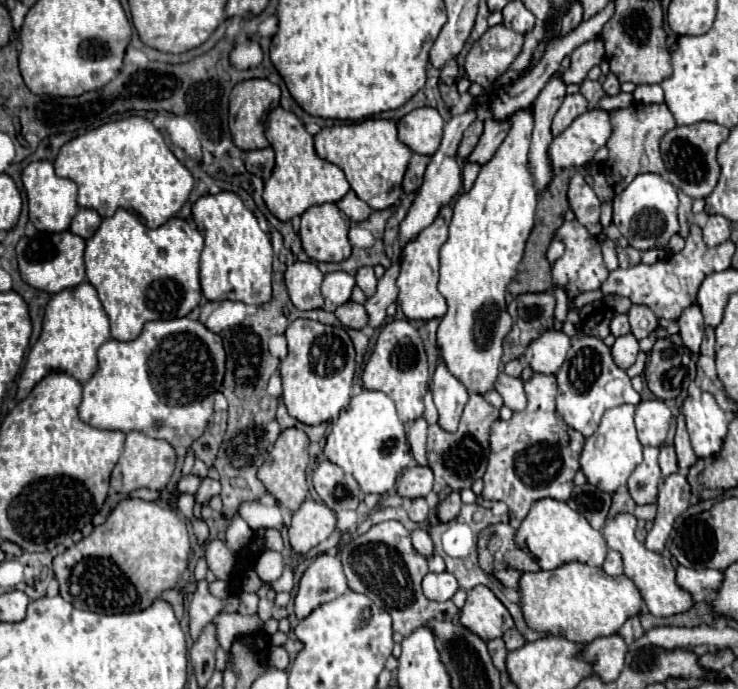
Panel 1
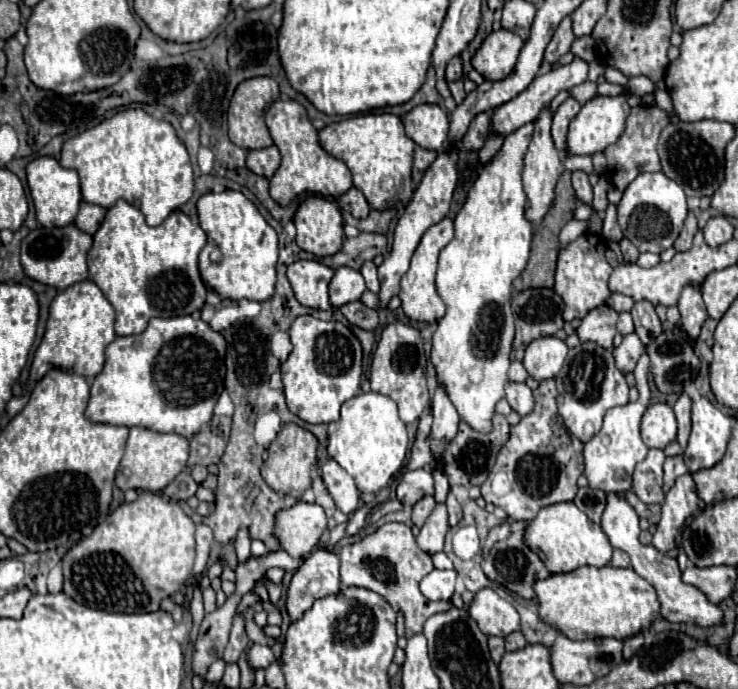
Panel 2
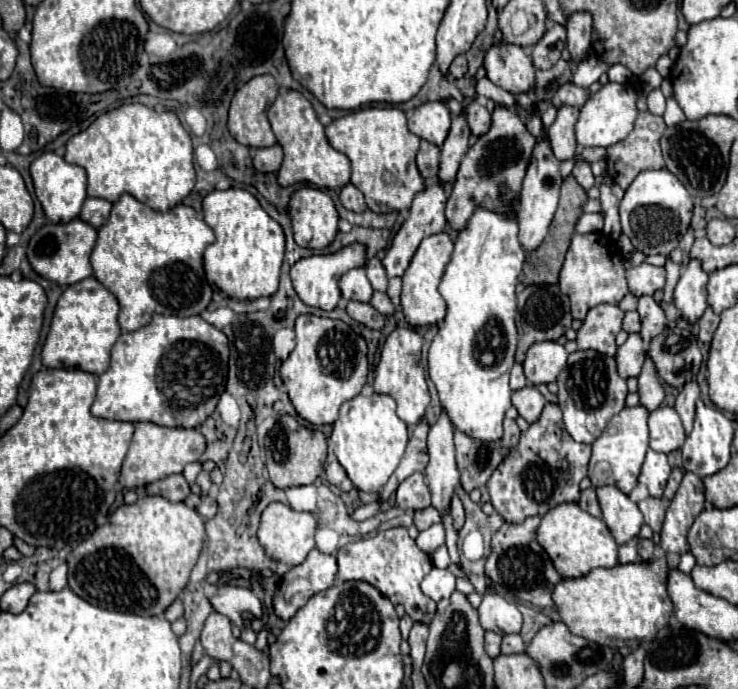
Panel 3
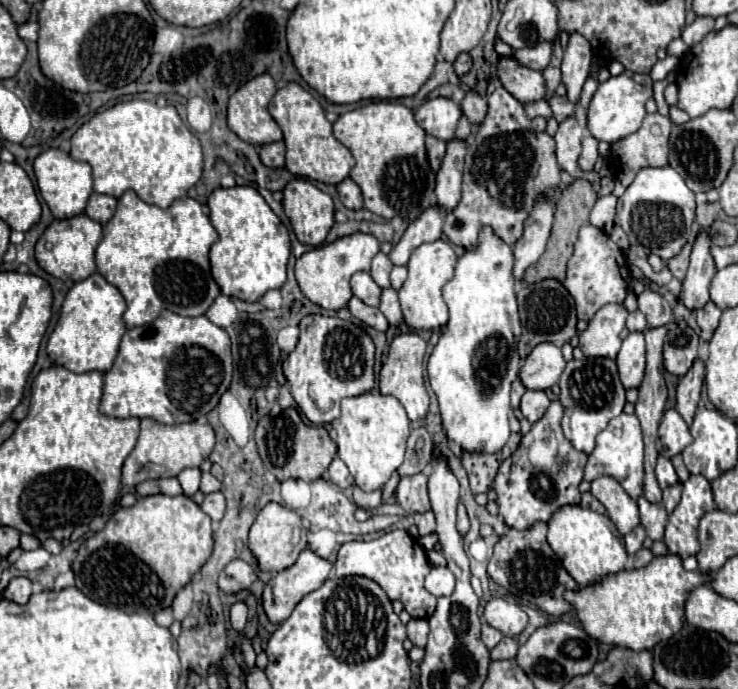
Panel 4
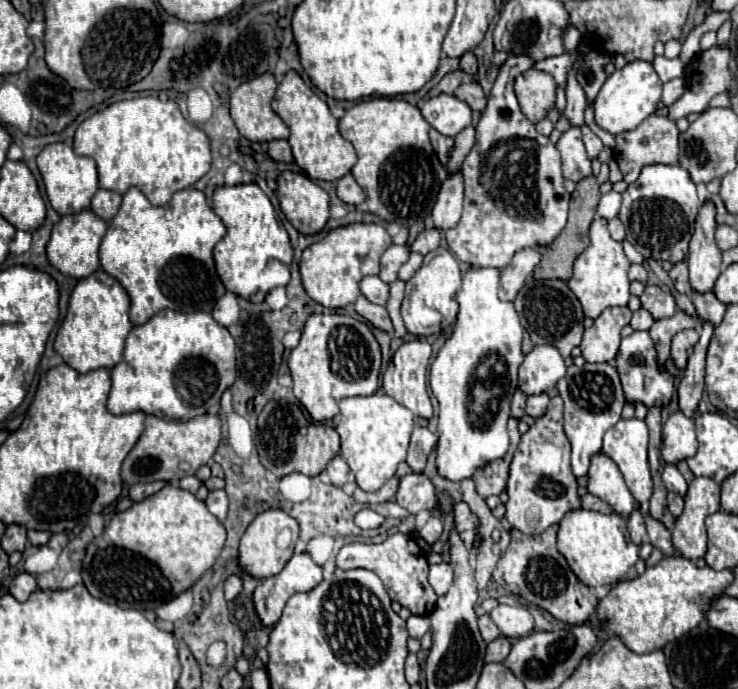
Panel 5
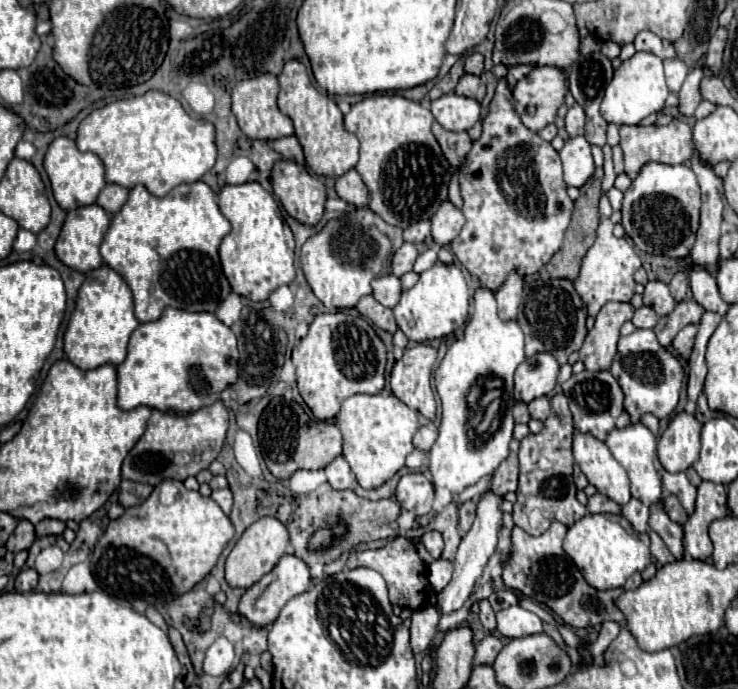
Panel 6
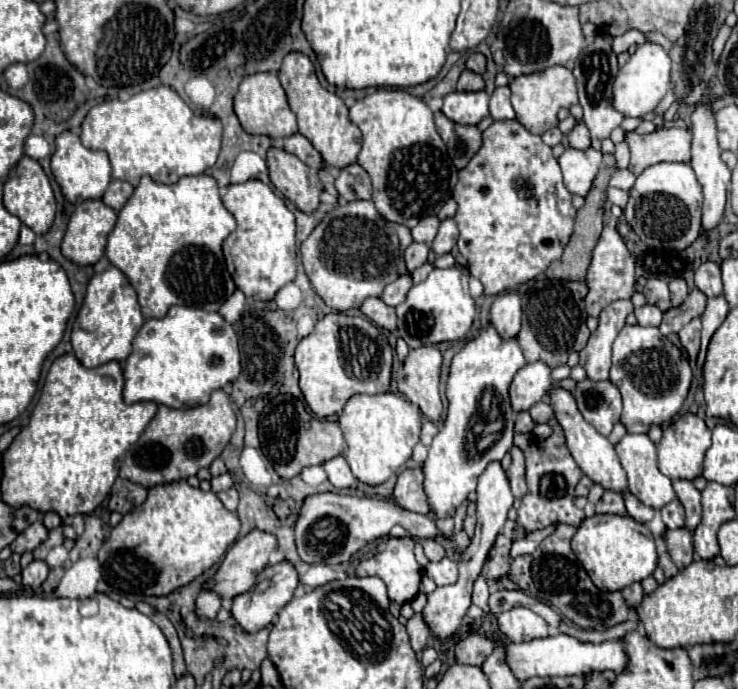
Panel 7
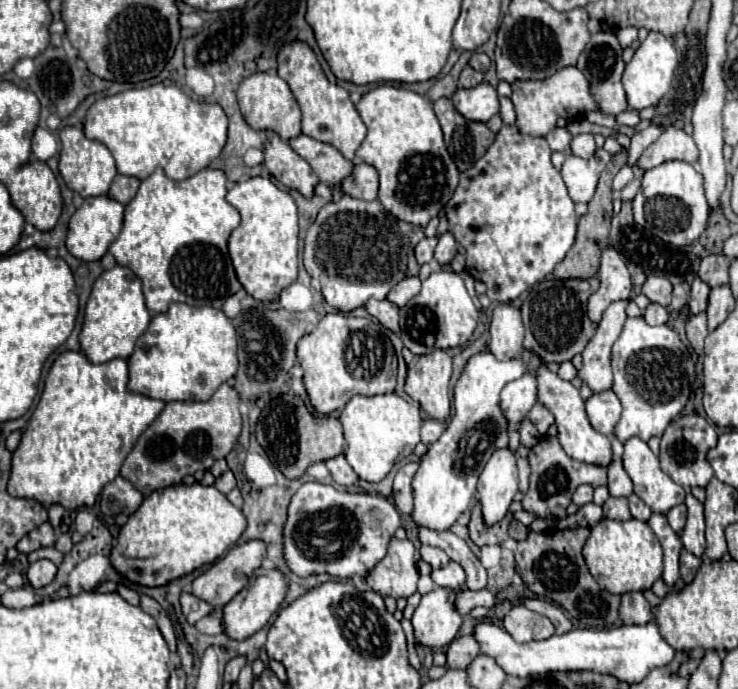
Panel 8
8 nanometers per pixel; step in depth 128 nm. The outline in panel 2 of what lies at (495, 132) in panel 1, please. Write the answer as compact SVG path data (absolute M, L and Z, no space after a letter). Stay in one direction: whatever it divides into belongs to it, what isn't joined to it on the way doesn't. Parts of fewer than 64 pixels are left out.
M574 58L574 62L570 62L568 66L558 66L558 68L548 70L548 72L542 74L542 76L536 76L534 82L532 82L524 92L520 92L516 98L512 98L510 102L506 102L506 104L502 104L502 106L498 106L498 108L494 110L494 114L492 114L492 130L496 130L496 132L500 132L500 134L506 136L506 134L514 132L516 128L520 128L522 124L534 122L534 120L540 116L540 112L550 104L550 100L552 100L558 92L570 90L572 86L582 84L586 78L588 78L588 64L582 62L580 58Z

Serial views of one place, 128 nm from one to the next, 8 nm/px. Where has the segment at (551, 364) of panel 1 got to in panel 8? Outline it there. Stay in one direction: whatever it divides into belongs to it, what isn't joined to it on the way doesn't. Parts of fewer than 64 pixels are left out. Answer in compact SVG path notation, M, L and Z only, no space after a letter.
M530 372L504 386L500 394L500 408L510 426L516 426L526 418L530 408L536 404L536 392L536 378Z

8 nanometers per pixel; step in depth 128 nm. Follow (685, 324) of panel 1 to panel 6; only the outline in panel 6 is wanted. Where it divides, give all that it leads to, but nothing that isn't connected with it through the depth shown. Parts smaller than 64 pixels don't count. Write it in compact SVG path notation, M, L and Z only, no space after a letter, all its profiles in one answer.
M694 150L690 168L694 170L698 184L702 188L702 208L700 208L700 228L698 238L694 242L694 248L690 250L690 256L696 266L706 266L708 270L716 272L720 254L718 254L718 238L720 238L720 226L722 226L722 178L716 176L714 166L702 160L700 152Z

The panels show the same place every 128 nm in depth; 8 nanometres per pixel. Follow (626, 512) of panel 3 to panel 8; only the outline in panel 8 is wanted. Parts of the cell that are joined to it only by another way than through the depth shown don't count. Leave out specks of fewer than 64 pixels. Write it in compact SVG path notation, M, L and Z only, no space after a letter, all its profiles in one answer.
M524 350L522 362L526 362L526 368L530 372L534 372L534 376L538 380L538 402L544 404L554 414L556 426L558 426L558 440L560 440L562 448L566 450L566 454L570 454L574 460L580 460L580 462L608 466L610 458L612 458L610 440L590 426L586 410L584 410L584 400L580 396L578 388L574 388L572 382L562 380L556 372L550 372L534 350Z

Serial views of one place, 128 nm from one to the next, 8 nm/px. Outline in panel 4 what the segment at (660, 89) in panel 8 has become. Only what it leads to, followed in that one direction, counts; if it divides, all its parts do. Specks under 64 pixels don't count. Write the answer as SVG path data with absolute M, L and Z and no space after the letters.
M624 70L618 76L610 76L598 84L598 90L588 108L588 130L594 138L604 142L616 142L628 134L634 134L646 116L646 100L652 98L652 78L648 74Z

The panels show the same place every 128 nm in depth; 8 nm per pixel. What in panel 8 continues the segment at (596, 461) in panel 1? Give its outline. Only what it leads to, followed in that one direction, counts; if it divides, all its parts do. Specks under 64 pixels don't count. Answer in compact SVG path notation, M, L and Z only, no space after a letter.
M630 438L630 442L624 444L624 468L634 482L634 494L638 494L652 512L666 514L684 502L684 488L660 470L658 458L640 438Z

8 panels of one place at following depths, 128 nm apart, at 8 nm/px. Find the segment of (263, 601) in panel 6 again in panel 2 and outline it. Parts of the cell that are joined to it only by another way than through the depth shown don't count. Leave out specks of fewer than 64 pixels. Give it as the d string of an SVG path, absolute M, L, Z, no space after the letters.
M314 550L294 572L288 594L286 610L290 620L298 620L318 598L336 594L340 590L340 558L330 550Z

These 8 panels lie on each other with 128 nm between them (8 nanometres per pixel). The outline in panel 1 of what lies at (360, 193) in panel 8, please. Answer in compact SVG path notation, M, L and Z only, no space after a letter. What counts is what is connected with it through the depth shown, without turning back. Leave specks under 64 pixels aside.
M350 190L340 202L338 202L338 208L352 220L352 222L362 222L370 216L370 206L366 202L362 202L354 190Z

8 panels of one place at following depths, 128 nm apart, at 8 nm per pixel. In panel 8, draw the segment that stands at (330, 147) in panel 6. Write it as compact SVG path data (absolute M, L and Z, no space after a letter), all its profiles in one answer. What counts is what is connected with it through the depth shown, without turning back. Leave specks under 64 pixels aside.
M300 40L282 44L276 54L278 60L278 76L284 78L296 96L300 110L302 110L302 134L310 138L318 138L320 142L330 142L332 146L338 146L344 158L354 160L354 152L366 138L366 126L356 110L356 106L350 100L348 90L344 90L338 84L328 82L314 50Z

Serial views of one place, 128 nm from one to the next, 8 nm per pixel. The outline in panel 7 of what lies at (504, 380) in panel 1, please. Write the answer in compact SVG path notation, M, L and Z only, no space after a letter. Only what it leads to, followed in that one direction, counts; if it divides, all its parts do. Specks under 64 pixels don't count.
M540 400L538 404L534 404L534 406L530 408L530 416L534 418L536 424L540 424L540 422L550 422L550 420L554 418L554 410L552 410L552 406L550 406L546 400Z

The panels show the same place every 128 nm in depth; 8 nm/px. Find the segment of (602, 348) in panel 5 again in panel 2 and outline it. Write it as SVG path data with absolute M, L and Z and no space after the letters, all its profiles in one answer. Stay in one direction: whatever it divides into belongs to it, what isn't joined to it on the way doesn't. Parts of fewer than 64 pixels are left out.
M606 304L592 308L578 326L576 334L582 342L596 342L602 348L612 348L612 340L616 334L618 312Z

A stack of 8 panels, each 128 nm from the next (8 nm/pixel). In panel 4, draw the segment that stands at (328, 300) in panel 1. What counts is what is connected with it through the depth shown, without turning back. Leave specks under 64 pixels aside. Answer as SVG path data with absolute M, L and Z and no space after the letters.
M358 272L352 278L352 292L356 298L360 298L368 306L378 306L380 304L380 294L382 288L372 280L368 272Z

